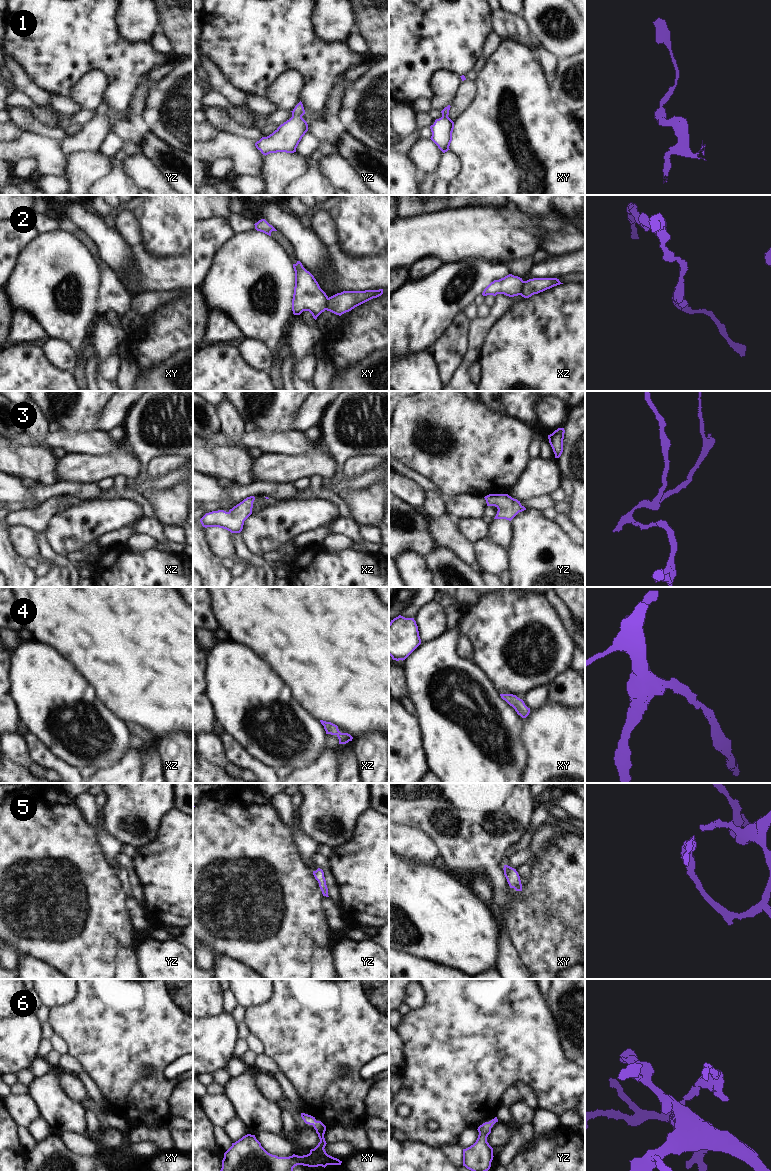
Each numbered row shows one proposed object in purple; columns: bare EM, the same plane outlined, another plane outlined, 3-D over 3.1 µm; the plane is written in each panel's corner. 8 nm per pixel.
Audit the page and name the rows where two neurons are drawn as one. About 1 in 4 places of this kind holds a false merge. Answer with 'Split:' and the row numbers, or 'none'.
Split: 2

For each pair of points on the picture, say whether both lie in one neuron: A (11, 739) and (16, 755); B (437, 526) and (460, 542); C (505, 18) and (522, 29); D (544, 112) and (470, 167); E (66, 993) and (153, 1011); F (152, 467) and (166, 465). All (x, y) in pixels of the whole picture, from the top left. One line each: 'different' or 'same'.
A: same
B: same
C: same
D: same
E: different
F: same

